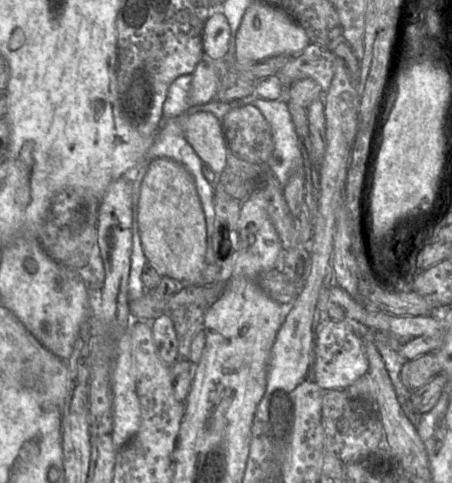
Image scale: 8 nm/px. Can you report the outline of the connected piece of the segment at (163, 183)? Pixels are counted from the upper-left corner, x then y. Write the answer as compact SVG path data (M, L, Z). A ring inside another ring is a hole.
M156 158L148 166L140 186L138 228L143 252L161 276L194 285L206 264L206 224L191 174L178 162Z

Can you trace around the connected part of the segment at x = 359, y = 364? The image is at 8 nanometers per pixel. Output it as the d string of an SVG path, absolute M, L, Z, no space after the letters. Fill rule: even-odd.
M321 320L315 330L314 377L325 391L346 389L367 374L369 363L365 355L363 340L341 321Z

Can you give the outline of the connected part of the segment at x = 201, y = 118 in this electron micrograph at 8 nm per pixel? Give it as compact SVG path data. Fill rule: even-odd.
M199 111L184 115L181 126L185 138L201 161L220 174L228 152L220 121L210 112Z

